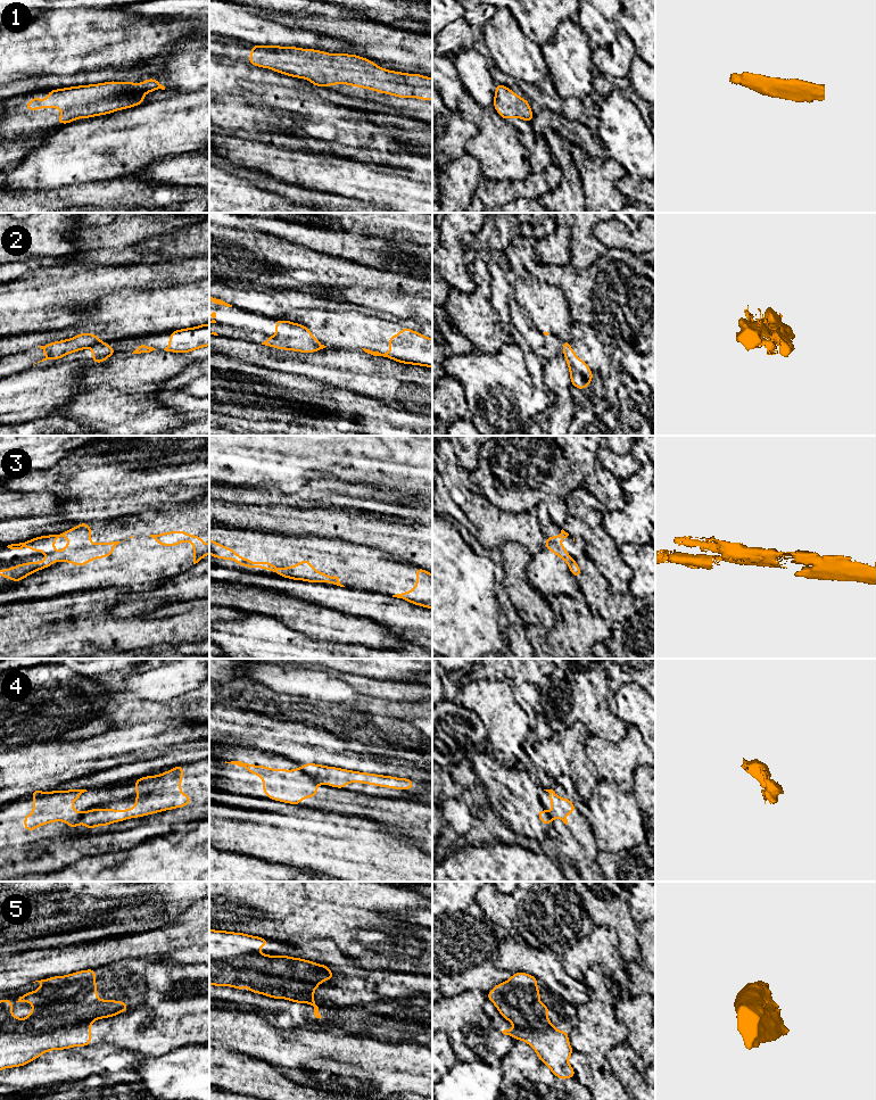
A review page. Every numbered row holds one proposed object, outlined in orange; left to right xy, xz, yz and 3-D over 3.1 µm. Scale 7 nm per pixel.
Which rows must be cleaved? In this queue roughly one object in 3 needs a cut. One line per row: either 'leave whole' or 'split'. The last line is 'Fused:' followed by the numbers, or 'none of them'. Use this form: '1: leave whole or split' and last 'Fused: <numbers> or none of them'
1: leave whole
2: split
3: split
4: split
5: leave whole
Fused: 2, 3, 4

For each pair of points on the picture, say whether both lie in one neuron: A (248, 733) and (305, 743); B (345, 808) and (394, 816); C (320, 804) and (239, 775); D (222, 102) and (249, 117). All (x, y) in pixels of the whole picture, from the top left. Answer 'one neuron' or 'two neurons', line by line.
A: one neuron
B: one neuron
C: one neuron
D: one neuron

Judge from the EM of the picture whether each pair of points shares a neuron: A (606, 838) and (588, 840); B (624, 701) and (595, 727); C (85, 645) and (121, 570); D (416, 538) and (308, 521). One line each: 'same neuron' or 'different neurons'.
A: different neurons
B: different neurons
C: different neurons
D: same neuron

